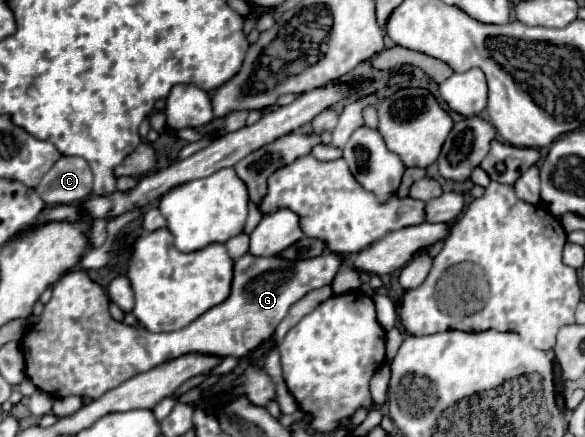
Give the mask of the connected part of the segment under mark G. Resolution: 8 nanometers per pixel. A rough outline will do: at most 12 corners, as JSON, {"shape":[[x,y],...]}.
{"shape":[[248,253],[170,333],[114,321],[86,271],[22,337],[26,375],[92,401],[184,353],[244,357],[344,257]]}

